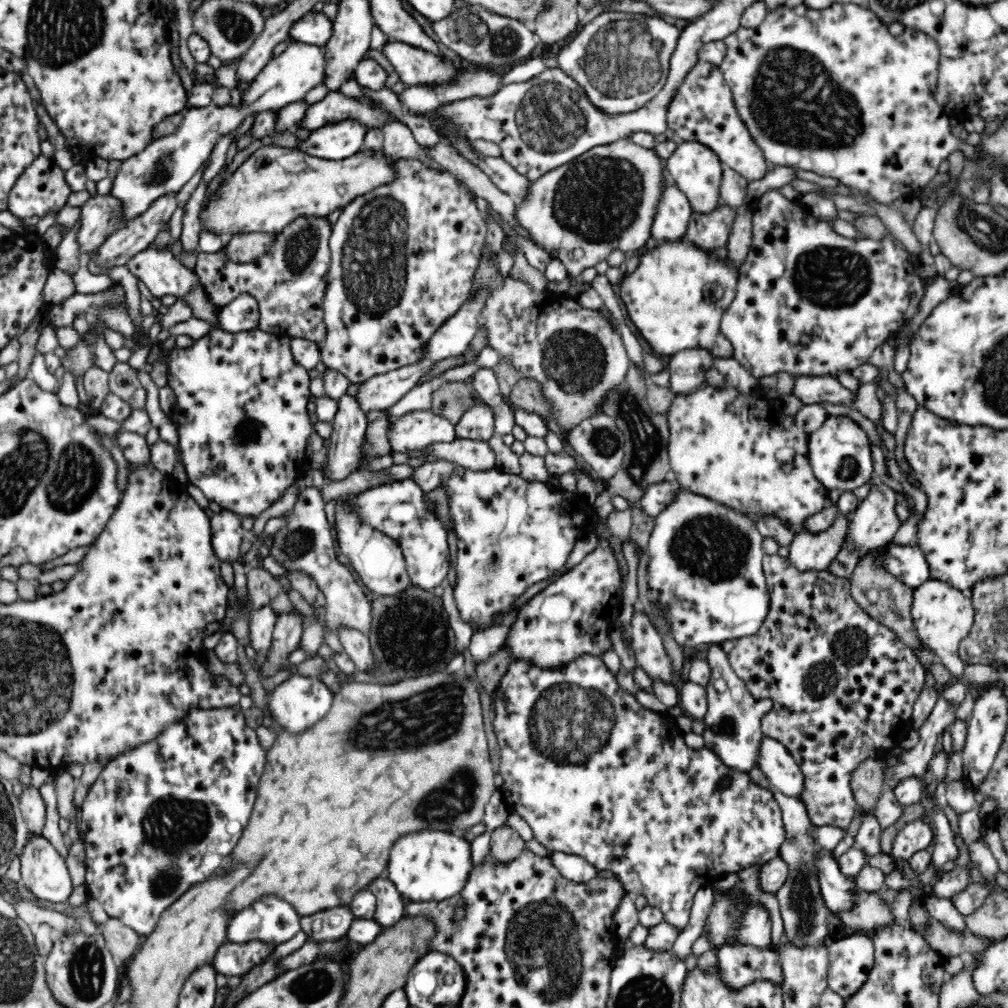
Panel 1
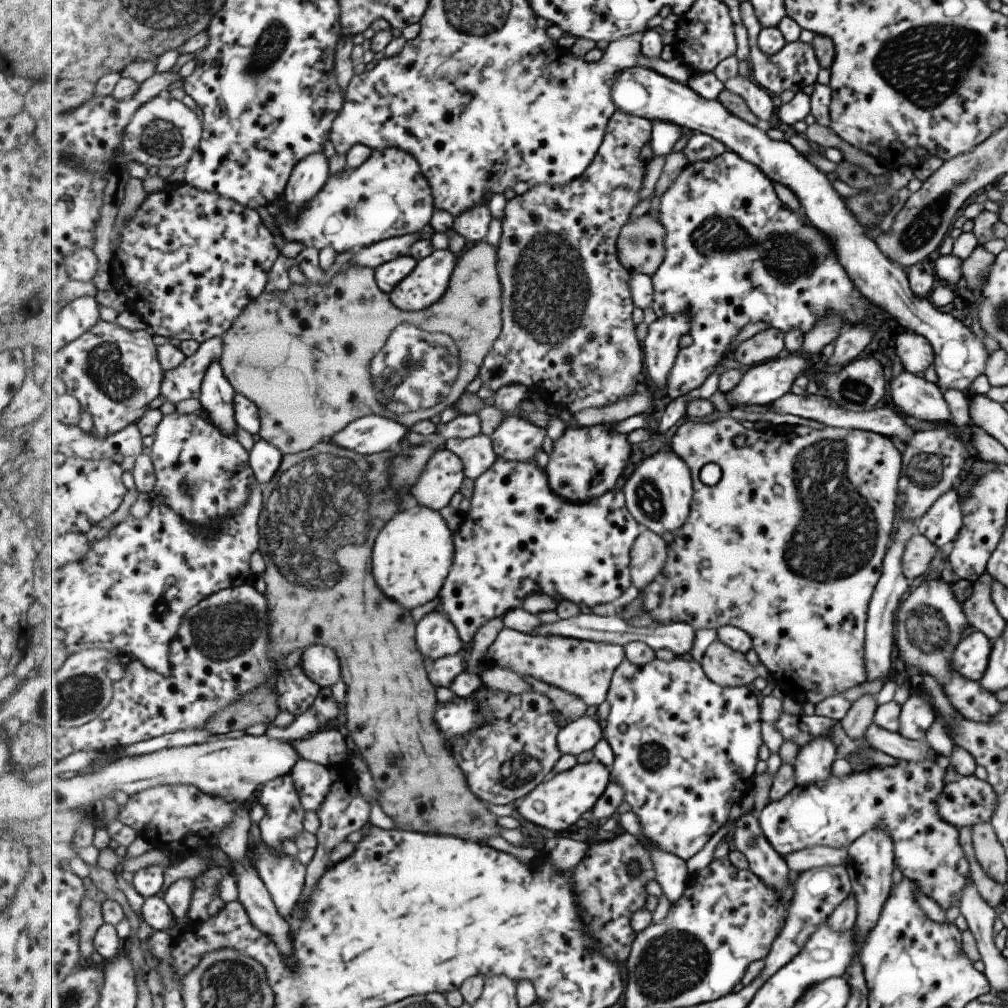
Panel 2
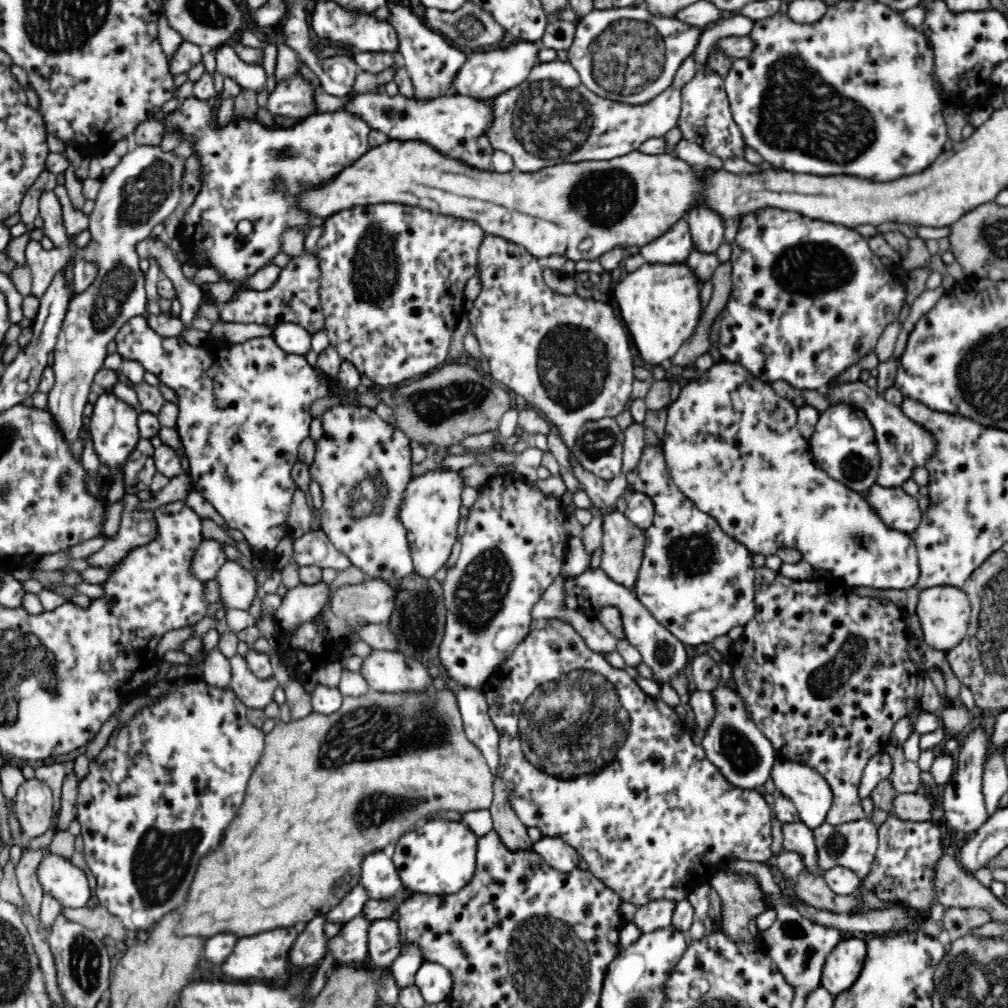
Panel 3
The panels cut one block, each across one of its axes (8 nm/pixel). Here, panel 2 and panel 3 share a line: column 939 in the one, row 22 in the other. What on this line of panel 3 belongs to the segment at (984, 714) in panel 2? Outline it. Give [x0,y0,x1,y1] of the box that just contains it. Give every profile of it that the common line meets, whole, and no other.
[568,6,703,105]

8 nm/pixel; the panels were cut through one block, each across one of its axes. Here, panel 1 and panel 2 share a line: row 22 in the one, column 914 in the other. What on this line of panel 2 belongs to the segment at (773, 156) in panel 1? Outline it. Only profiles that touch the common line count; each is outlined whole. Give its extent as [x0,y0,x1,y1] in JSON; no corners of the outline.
[759,755,970,910]

